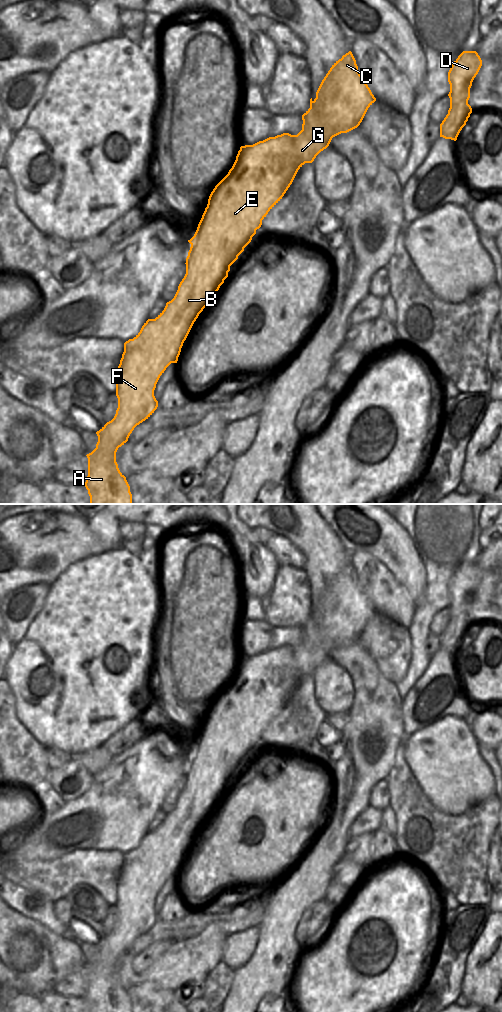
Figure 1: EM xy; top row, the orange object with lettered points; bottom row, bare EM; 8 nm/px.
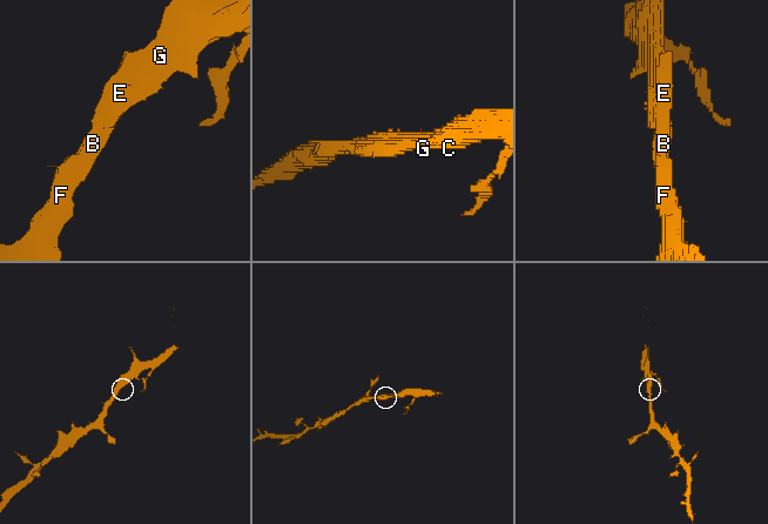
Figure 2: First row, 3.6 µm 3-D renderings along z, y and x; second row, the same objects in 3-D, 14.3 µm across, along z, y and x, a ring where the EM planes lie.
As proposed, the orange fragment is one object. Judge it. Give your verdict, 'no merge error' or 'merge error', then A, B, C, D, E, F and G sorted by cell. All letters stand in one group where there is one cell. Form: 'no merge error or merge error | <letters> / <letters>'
no merge error | A B C D E F G

